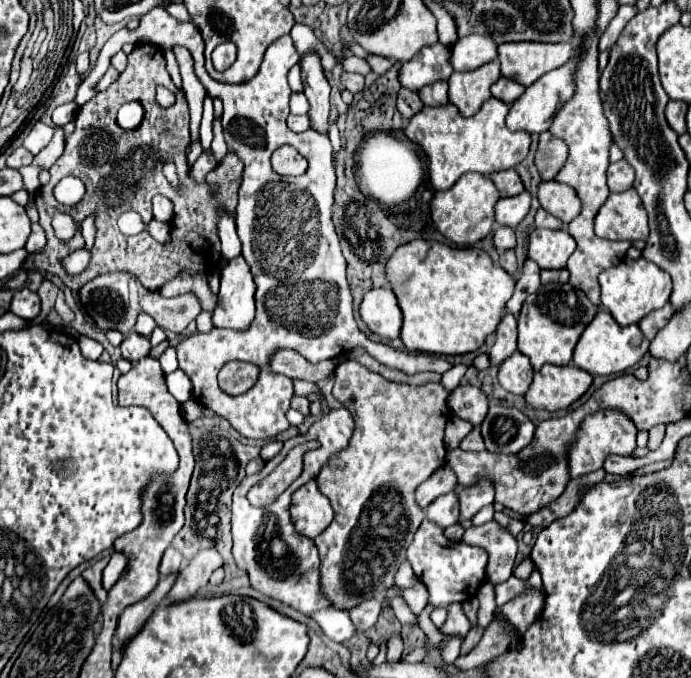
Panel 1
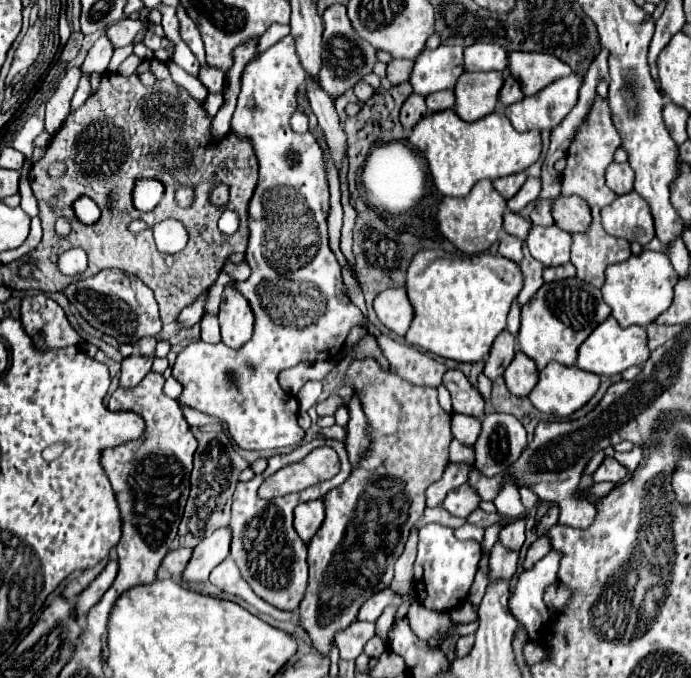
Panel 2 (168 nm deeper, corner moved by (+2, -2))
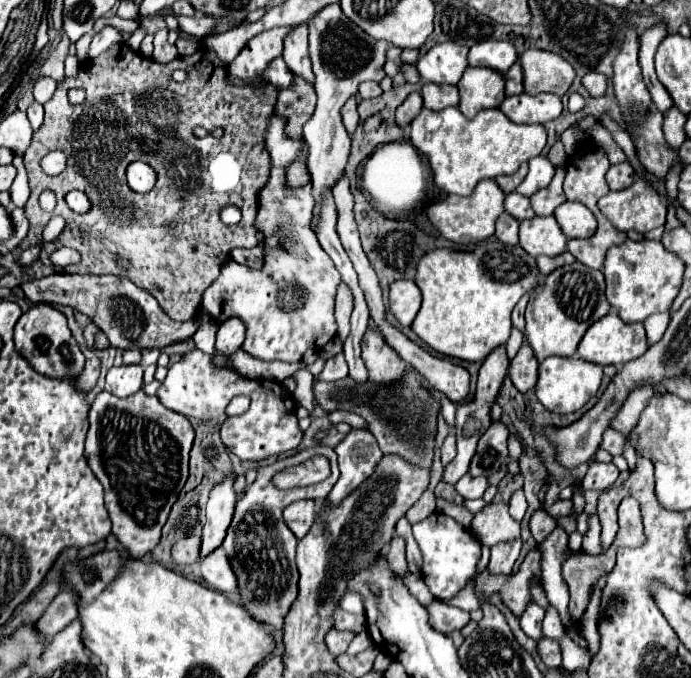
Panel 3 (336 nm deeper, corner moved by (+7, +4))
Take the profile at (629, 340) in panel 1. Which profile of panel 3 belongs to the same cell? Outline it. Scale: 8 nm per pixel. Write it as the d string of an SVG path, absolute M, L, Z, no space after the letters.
M611 310L605 318L601 318L597 324L593 324L585 332L585 338L579 342L577 356L587 362L599 364L599 366L609 366L609 364L621 366L621 364L627 364L629 360L635 360L641 354L645 354L647 348L649 348L649 344L645 338L643 324L625 324L625 322L621 322L619 314L615 310Z

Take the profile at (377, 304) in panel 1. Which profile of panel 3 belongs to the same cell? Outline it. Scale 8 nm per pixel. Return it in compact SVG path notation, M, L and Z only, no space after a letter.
M413 280L393 282L389 286L389 312L403 324L411 326L421 306L421 292Z

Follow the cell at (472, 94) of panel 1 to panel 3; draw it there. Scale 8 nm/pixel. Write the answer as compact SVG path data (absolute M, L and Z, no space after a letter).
M467 68L457 84L459 88L459 96L461 96L461 102L459 102L459 110L465 118L473 118L481 108L499 108L499 104L503 102L505 94L503 94L503 86L505 86L505 78L503 74L497 74L495 70L489 70L489 68Z

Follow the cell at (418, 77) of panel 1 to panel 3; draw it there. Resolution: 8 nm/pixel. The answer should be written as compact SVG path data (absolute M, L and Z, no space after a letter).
M443 42L433 46L415 64L421 84L457 84L463 70L467 68L467 50L467 46L457 42Z

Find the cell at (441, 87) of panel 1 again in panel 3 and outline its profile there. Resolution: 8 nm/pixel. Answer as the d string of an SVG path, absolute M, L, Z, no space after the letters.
M423 84L421 96L423 96L425 108L429 110L443 110L447 106L459 104L457 88L451 84Z

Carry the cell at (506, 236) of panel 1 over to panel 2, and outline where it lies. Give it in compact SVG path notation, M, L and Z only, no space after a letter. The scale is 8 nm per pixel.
M510 210L504 212L504 232L510 232L512 236L524 240L524 238L528 236L528 230L530 230L530 228L532 228L532 222L526 220L524 216L514 214L514 212L510 212Z

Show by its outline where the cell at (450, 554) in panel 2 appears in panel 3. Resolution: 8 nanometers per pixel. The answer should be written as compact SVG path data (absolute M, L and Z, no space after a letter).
M435 512L423 522L417 522L413 526L413 536L421 548L423 554L423 566L421 576L429 588L429 592L437 600L451 600L475 574L475 566L481 558L481 544L477 538L473 538L471 532L467 532L463 526L459 526L453 518Z

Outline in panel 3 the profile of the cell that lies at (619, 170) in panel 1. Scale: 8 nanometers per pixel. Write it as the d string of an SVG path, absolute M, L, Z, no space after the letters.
M621 162L621 164L613 164L607 170L607 184L611 190L623 190L627 188L631 182L635 180L635 170L629 162Z

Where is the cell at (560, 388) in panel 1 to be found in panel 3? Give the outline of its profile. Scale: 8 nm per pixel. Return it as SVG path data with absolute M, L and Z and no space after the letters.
M551 356L543 364L539 364L539 380L535 386L535 394L549 412L569 414L569 412L579 410L583 404L589 402L589 398L597 394L601 376L603 376L603 368L597 364L585 362L577 356L569 356L569 358Z

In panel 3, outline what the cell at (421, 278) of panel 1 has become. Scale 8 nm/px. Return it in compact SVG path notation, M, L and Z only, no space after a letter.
M495 238L477 244L469 252L459 252L451 248L431 250L423 254L417 264L415 284L423 294L423 304L417 318L411 324L411 330L439 354L467 362L483 360L495 346L507 342L511 330L511 310L525 292L535 288L537 284L535 272L537 266L533 256L529 256L521 246L505 246Z

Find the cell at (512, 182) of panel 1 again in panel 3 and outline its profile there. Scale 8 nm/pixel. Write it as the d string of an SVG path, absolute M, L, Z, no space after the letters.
M521 164L519 170L517 170L515 174L509 174L509 176L497 176L495 182L499 184L499 188L501 188L505 194L509 194L509 192L513 192L513 190L519 186L519 182L525 178L525 174L527 174L527 164Z

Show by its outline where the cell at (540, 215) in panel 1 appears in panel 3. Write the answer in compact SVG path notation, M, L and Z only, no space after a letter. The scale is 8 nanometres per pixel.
M557 168L551 184L531 196L531 206L533 206L537 216L551 216L553 210L567 200L563 190L561 190L563 176L565 176L565 168Z

